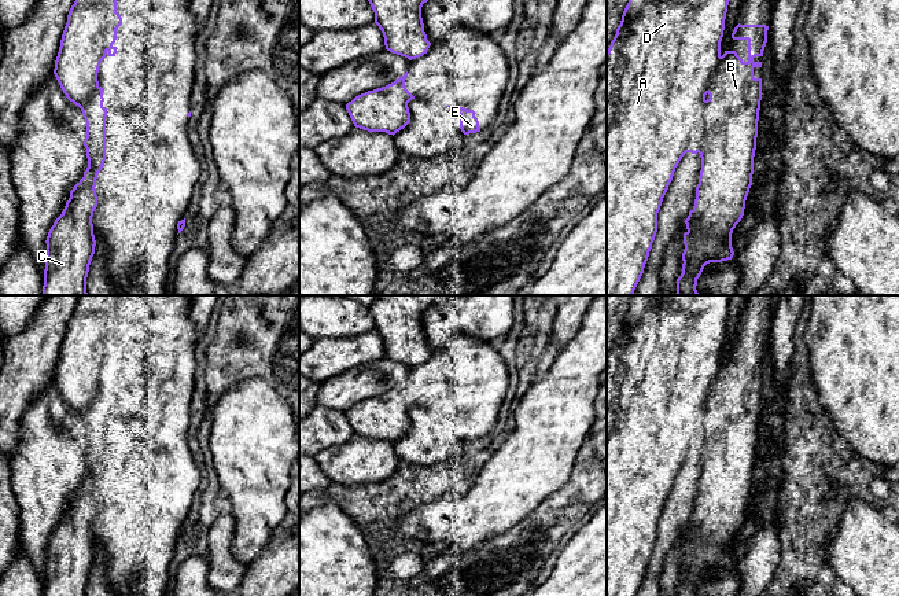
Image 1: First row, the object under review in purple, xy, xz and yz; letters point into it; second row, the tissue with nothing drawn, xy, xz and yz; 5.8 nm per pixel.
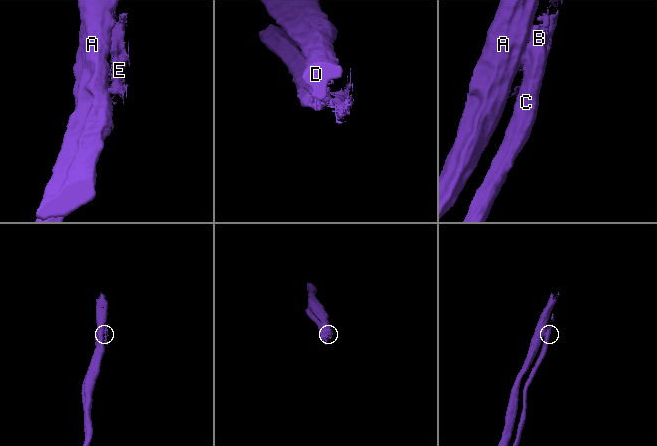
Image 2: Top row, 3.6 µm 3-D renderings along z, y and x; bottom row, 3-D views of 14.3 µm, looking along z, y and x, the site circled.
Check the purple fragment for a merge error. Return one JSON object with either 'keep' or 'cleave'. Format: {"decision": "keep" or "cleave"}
{"decision": "cleave"}

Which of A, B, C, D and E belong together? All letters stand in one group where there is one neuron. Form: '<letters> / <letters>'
A D E / B C

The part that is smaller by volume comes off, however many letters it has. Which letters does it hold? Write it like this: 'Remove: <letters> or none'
Remove: B, C

